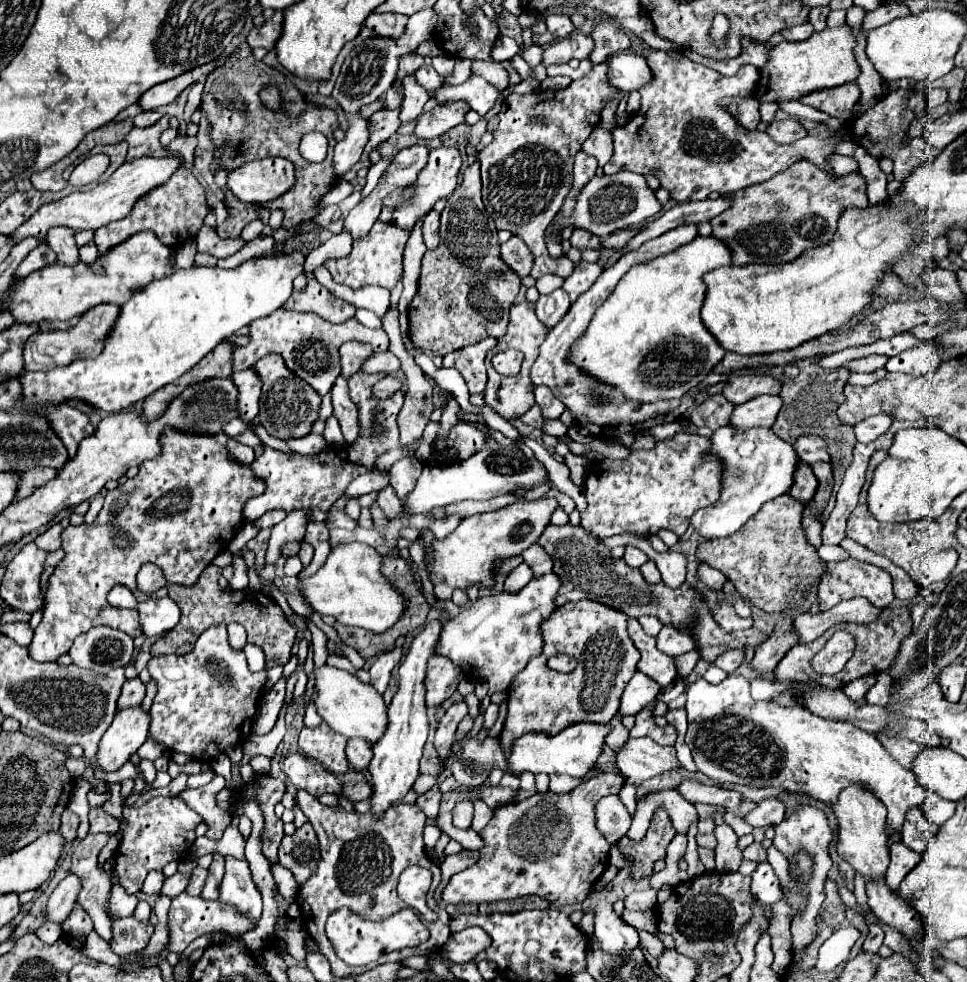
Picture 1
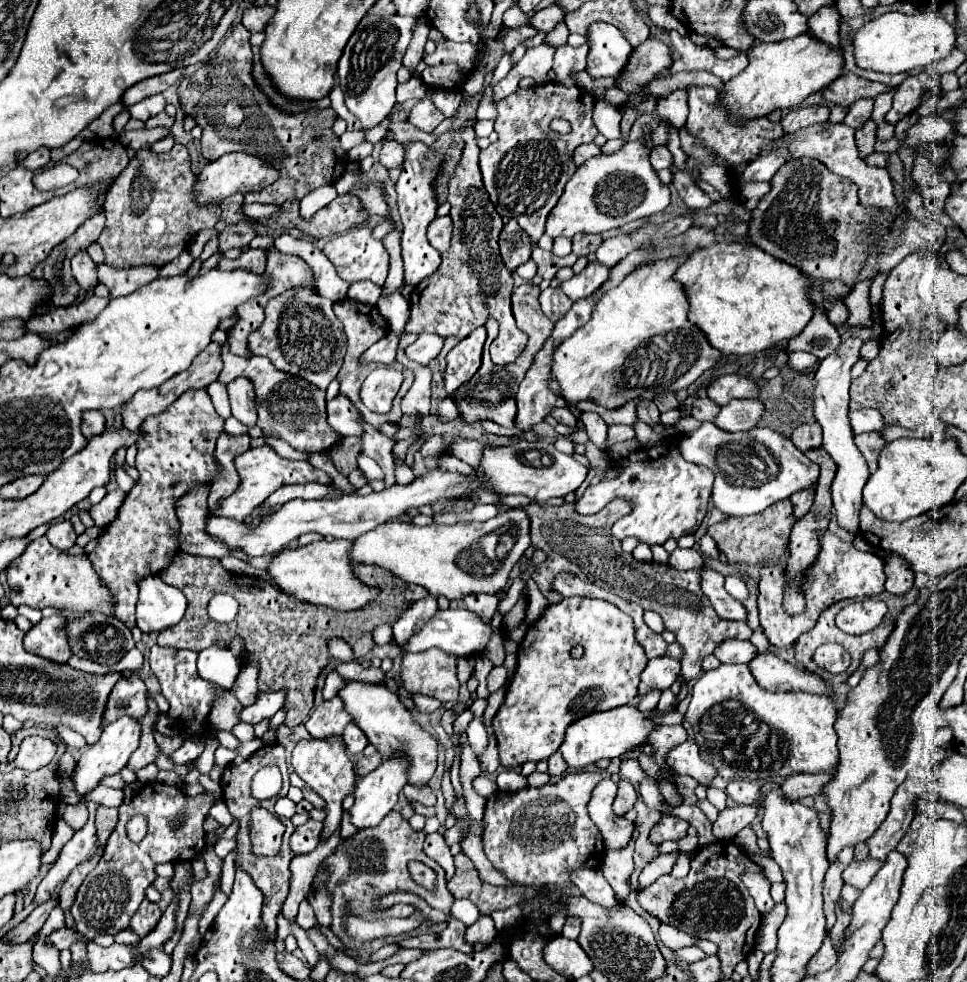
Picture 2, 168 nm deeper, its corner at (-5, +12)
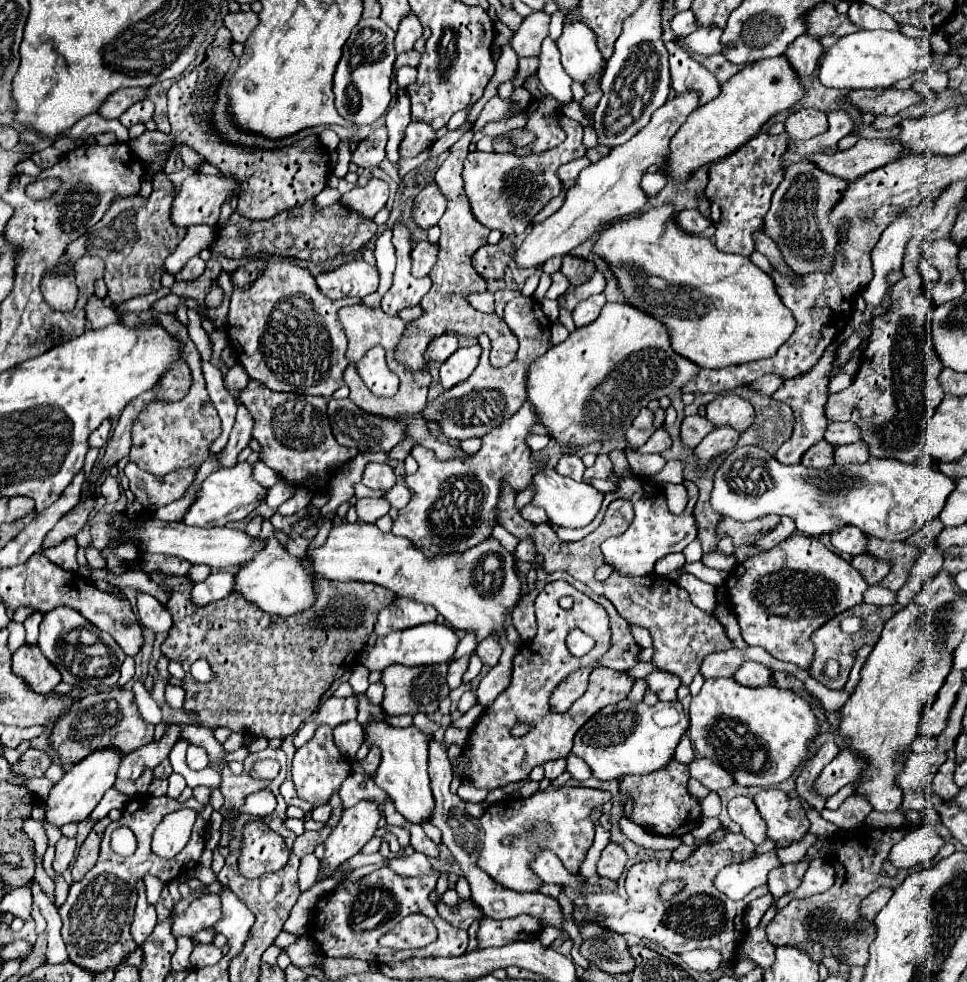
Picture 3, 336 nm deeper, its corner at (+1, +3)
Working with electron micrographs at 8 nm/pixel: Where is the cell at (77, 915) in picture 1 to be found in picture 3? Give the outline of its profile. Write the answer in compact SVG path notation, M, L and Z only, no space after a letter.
M104 817L100 819L94 829L90 831L88 839L82 843L82 847L78 849L78 857L74 861L74 867L72 867L72 877L74 881L80 881L96 863L98 859L98 849L100 849L100 841L102 841L102 835L104 835L104 829L110 825L110 817Z

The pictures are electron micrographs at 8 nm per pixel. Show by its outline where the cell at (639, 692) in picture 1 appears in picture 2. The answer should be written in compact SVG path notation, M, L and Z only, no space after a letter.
M662 656L662 658L648 660L648 666L640 674L640 686L638 686L636 700L640 702L640 698L654 688L660 688L660 690L670 688L678 680L678 674L680 674L680 662L674 658Z

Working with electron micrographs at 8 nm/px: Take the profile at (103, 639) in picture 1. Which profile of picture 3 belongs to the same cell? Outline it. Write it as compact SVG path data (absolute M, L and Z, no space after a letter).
M56 607L54 611L44 613L38 647L42 655L46 655L46 659L50 659L50 663L60 671L62 681L78 685L80 689L114 687L126 657L108 633L100 631L90 623L84 623L82 615L72 607Z

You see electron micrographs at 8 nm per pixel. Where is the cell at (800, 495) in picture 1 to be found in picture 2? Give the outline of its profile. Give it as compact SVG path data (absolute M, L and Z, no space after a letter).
M816 484L806 488L806 490L798 490L790 496L790 500L794 504L794 516L796 518L802 518L810 510L810 506L814 502L814 492L816 492Z

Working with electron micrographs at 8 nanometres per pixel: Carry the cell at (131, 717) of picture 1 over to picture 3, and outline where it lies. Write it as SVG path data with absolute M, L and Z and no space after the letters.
M106 749L106 751L90 753L86 759L82 759L82 763L72 765L70 771L66 771L66 775L50 789L48 799L44 803L44 811L46 811L44 821L56 827L62 827L66 823L84 821L94 811L94 807L100 803L102 795L114 785L120 757L122 755L118 755L118 751Z

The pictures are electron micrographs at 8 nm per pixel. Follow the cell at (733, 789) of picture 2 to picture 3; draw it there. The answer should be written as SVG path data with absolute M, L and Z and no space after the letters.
M734 797L728 803L728 815L734 823L742 827L742 833L754 845L762 845L768 839L766 823L762 823L762 817L758 815L758 809L754 807L754 801L750 797Z

